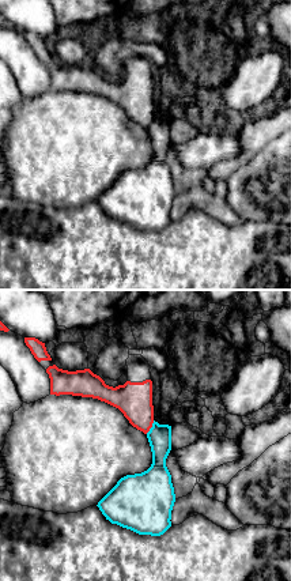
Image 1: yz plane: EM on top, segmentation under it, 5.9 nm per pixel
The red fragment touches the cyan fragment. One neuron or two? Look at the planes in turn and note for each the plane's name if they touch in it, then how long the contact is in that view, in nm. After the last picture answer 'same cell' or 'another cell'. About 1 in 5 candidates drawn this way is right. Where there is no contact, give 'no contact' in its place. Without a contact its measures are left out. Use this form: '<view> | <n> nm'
yz | 90 nm

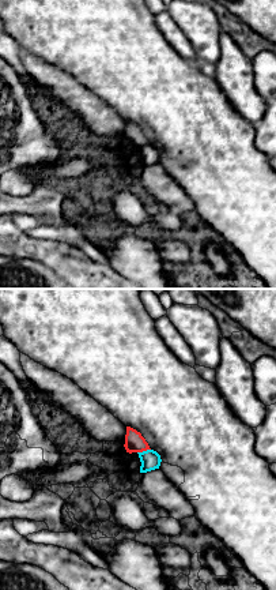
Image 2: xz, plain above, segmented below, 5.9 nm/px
xz | 80 nm

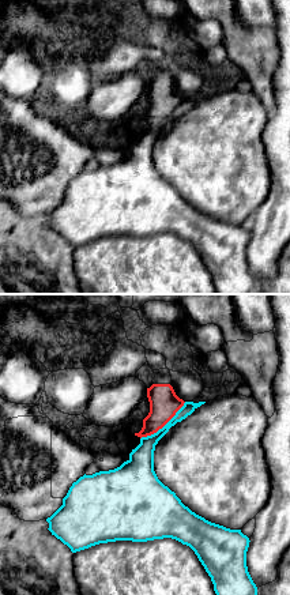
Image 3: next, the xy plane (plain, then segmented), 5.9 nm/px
xy | 340 nm

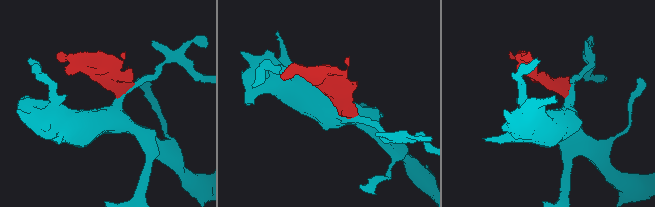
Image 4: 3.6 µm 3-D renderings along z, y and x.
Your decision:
another cell

